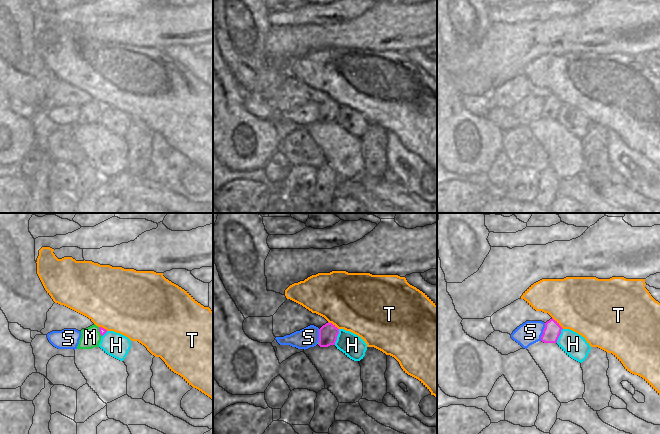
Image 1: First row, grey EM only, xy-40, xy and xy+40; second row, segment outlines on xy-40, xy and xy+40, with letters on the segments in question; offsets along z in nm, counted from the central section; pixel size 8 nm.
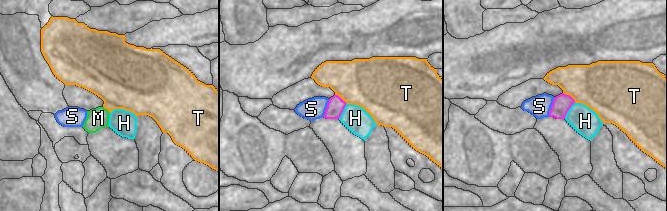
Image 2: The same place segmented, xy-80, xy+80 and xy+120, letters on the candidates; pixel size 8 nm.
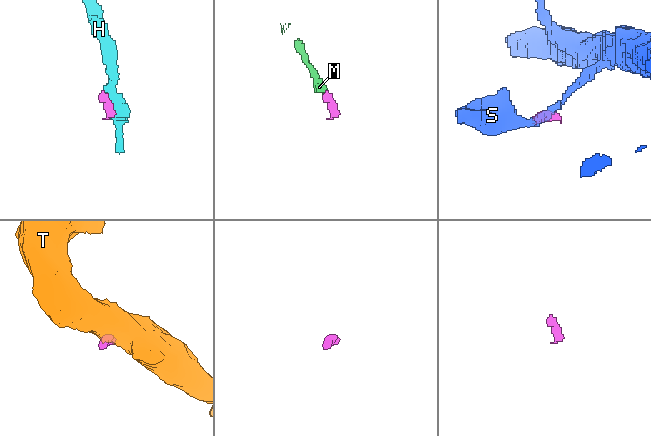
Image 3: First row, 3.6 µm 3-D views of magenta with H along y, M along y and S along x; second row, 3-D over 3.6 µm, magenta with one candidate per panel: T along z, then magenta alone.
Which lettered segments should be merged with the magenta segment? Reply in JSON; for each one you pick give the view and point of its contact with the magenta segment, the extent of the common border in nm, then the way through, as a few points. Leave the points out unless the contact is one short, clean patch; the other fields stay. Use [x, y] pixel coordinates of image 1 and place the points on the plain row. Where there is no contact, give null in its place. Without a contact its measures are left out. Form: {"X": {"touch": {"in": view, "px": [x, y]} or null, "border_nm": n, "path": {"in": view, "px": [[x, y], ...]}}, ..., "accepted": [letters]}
{"M": {"touch": {"in": "xy-40", "px": [99, 107]}, "border_nm": 80, "path": {"in": "xy-40", "px": [[102, 107], [99, 107], [90, 113]]}}, "accepted": ["M"]}

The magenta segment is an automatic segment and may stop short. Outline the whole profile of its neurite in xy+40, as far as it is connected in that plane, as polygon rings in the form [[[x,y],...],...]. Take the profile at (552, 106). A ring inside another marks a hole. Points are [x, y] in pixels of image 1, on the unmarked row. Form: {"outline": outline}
{"outline": [[[553,94],[545,99],[545,104],[541,112],[541,117],[544,119],[557,119],[563,104]]]}

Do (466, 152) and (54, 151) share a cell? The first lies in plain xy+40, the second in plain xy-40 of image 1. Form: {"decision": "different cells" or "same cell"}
{"decision": "same cell"}

